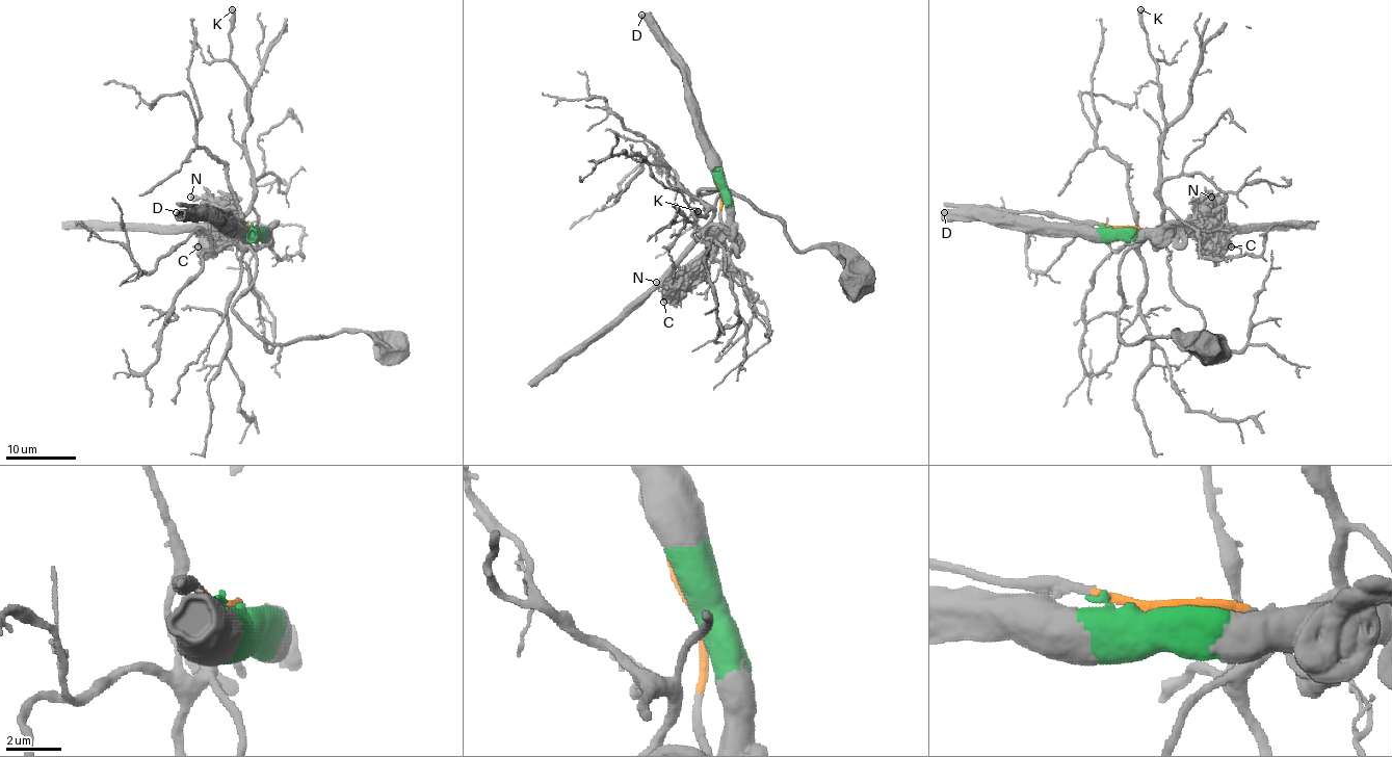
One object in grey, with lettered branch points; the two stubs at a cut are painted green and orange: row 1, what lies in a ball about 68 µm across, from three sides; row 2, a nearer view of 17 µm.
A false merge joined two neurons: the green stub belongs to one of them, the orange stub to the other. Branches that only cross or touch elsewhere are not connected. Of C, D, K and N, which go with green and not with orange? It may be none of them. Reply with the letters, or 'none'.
C, D, N

